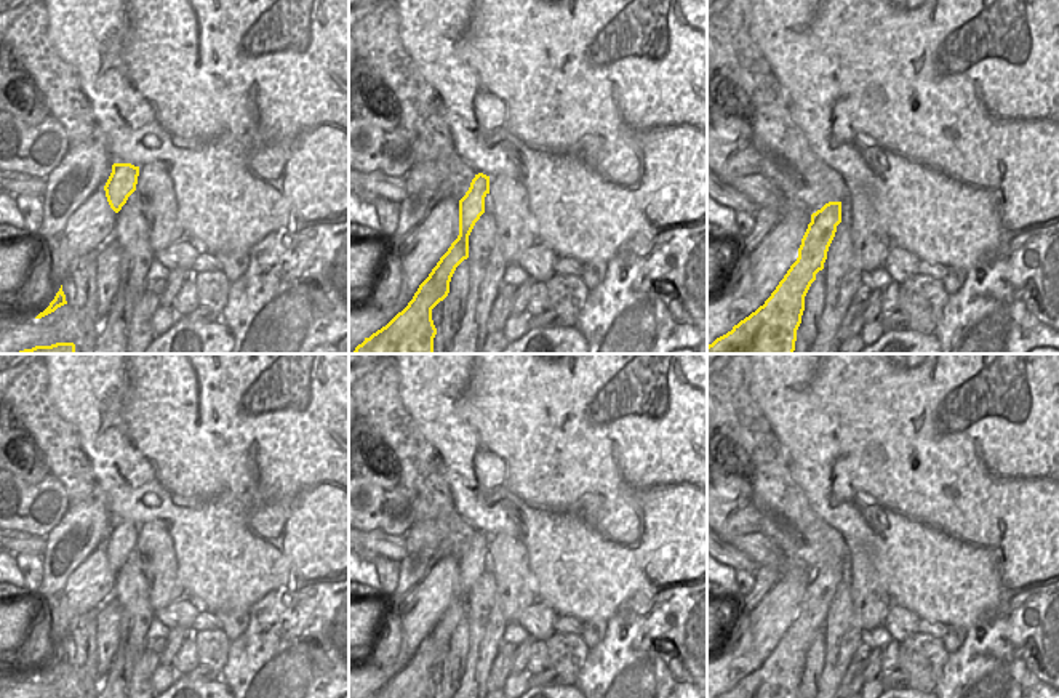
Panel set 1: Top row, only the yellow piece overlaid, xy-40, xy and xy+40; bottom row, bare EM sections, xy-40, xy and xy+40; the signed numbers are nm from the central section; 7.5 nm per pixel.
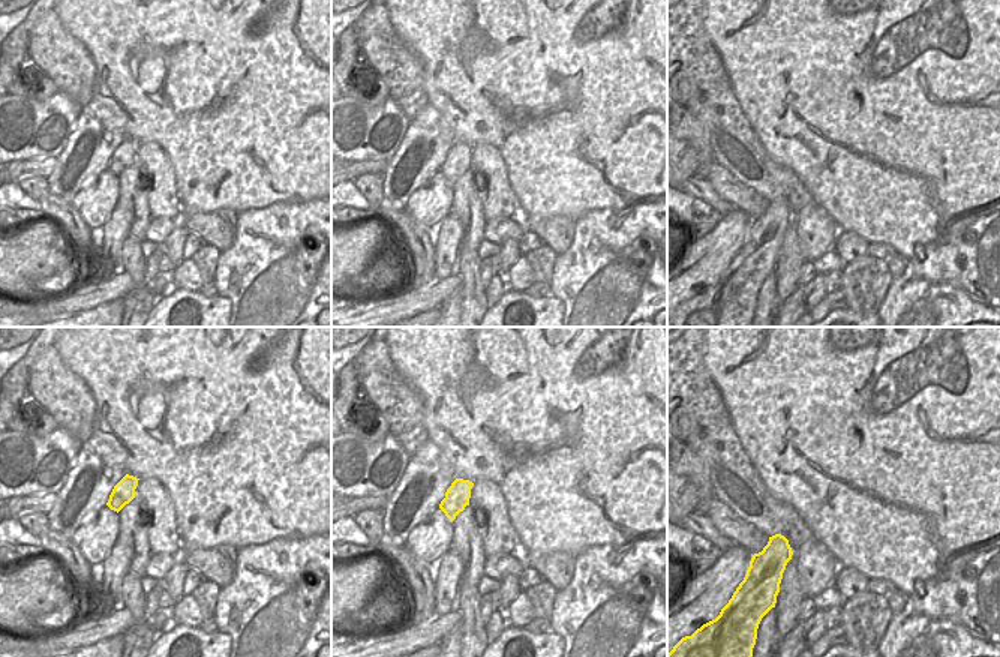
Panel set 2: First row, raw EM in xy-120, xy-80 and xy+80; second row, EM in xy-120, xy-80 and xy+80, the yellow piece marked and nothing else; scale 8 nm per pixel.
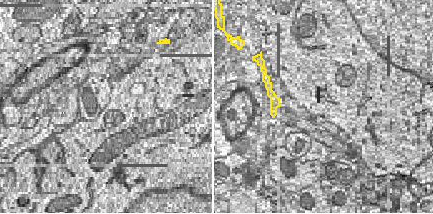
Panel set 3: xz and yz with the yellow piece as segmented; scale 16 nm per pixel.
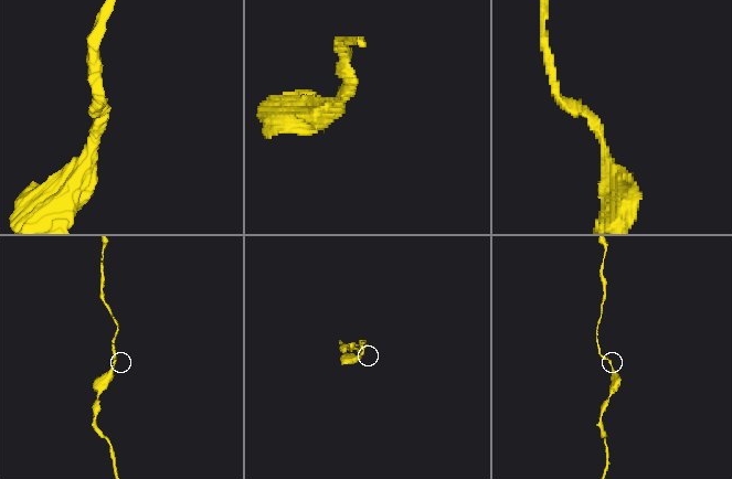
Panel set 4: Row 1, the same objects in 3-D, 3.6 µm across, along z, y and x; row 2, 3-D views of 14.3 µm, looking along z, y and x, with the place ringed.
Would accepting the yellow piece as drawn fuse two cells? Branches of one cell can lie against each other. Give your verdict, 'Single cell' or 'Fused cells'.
Single cell

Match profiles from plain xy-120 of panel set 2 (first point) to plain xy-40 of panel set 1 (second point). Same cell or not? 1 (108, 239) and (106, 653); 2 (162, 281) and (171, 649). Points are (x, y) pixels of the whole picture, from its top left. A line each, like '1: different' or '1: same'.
1: same
2: different

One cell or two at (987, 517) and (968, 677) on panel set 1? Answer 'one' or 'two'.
two

